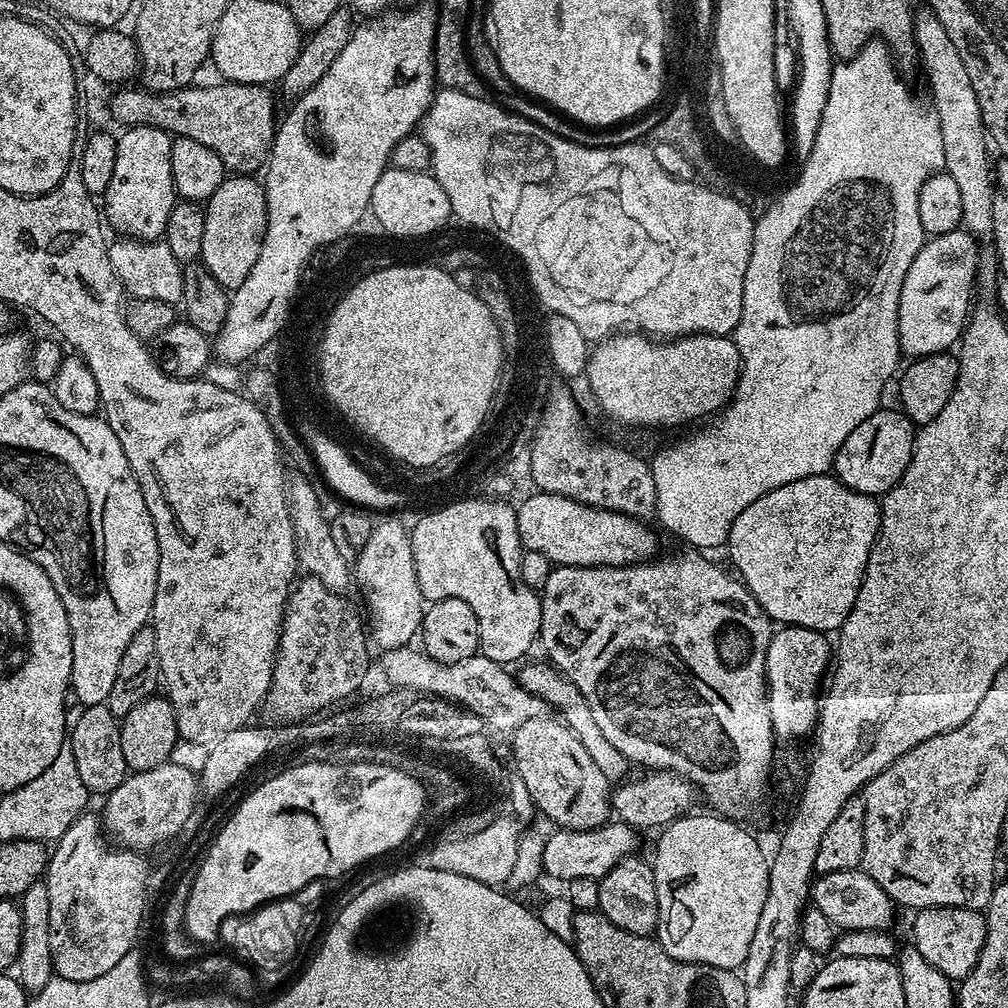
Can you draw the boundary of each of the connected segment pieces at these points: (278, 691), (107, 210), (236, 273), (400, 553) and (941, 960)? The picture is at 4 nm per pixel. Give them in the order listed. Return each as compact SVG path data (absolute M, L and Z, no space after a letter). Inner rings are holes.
M297 579L288 593L288 603L284 606L284 620L280 623L276 662L272 666L272 685L262 705L262 716L264 712L265 718L268 719L265 721L272 726L295 725L339 705L339 700L354 695L363 686L364 675L368 672L370 644L366 639L366 628L361 617L359 620L352 613L351 606L344 601L345 597L341 593L326 590L326 586L322 586L322 582L317 580L303 579Z
M145 124L124 128L121 133L116 141L118 159L114 161L114 178L110 178L110 186L102 197L103 215L110 228L112 223L113 230L121 237L161 239L166 230L166 218L170 218L170 210L178 202L174 174L170 170L173 137Z
M252 174L225 175L222 186L214 190L203 210L206 231L202 233L199 263L224 289L234 290L246 282L246 274L250 274L254 262L258 262L258 253L262 250L268 221L264 185Z
M384 518L384 520L380 523L375 523L372 528L372 532L370 537L366 540L366 545L363 546L362 550L359 552L358 556L356 557L353 565L353 577L356 588L360 590L361 594L364 596L364 600L366 602L366 608L368 610L368 620L366 616L366 622L368 625L368 634L371 638L371 641L375 644L375 642L381 647L381 651L392 651L394 649L407 647L419 633L420 624L423 620L423 609L424 609L424 599L421 594L420 587L418 586L417 582L417 572L414 570L413 564L413 552L412 552L412 542L409 531L407 527L404 528L398 521L396 520L388 520L392 518Z
M921 908L915 913L911 943L934 966L953 982L964 980L974 970L984 939L988 933L987 919L975 908Z

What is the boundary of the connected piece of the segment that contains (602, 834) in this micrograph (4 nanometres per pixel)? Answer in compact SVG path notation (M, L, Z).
M607 822L600 828L588 830L564 828L556 830L546 842L545 852L542 854L543 875L553 876L561 882L574 878L599 880L607 872L614 870L618 862L622 862L637 851L636 836L638 836L637 829L623 822Z

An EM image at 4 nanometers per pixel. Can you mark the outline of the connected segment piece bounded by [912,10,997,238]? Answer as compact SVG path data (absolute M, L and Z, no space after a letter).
M930 10L923 11L915 13L912 36L916 40L918 60L924 63L924 72L928 75L928 88L932 91L933 100L931 103L942 130L943 171L948 172L958 185L958 194L962 197L963 227L977 238L988 238L992 235L997 189L994 187L994 160L988 157L990 141L984 130L982 110L978 110L978 97L974 95L974 86L970 83L966 66L954 42L950 42L942 22L938 22L935 14Z

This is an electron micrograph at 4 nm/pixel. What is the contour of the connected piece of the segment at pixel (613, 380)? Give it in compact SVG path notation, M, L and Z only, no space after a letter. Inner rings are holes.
M705 332L668 338L663 342L647 334L613 334L591 349L587 376L588 388L597 406L618 423L629 424L632 428L672 428L691 420L703 421L723 409L731 400L740 377L740 355L735 339Z

